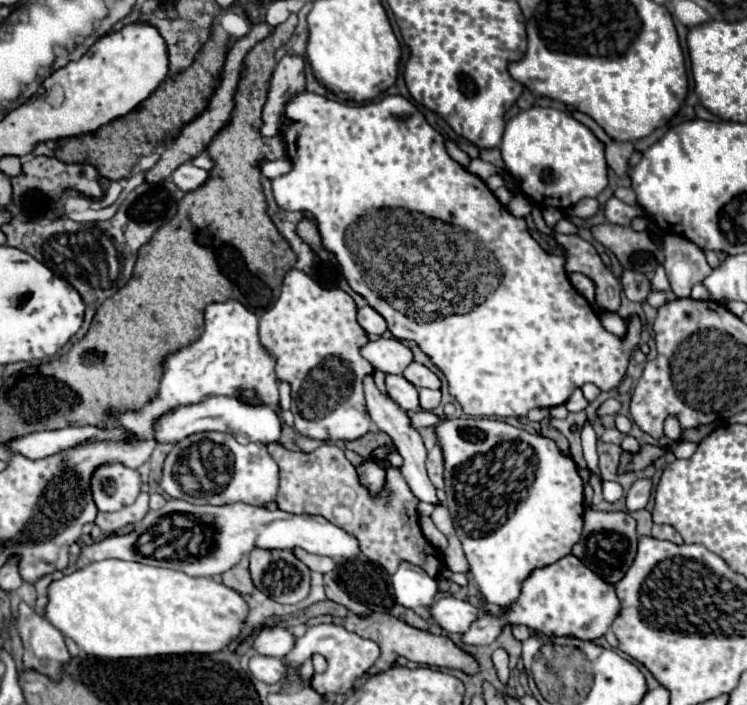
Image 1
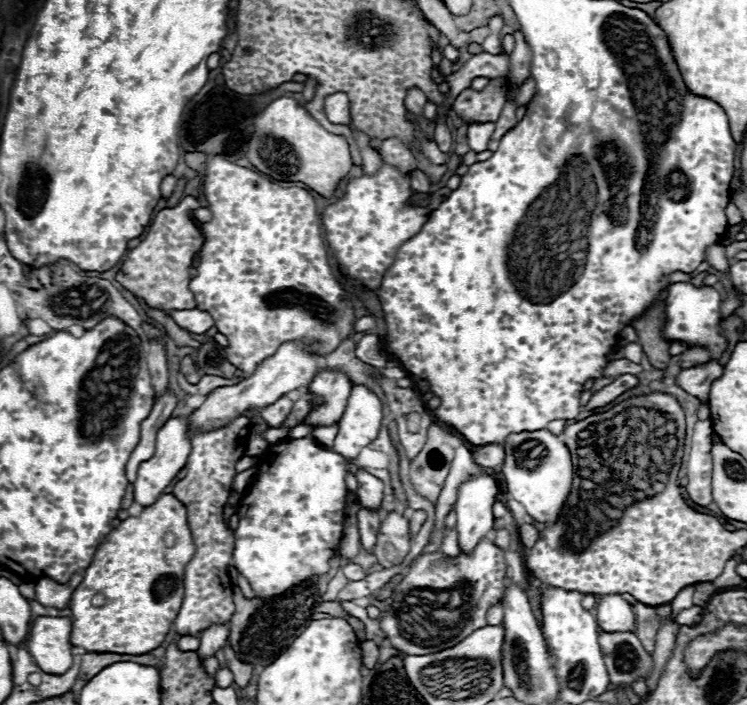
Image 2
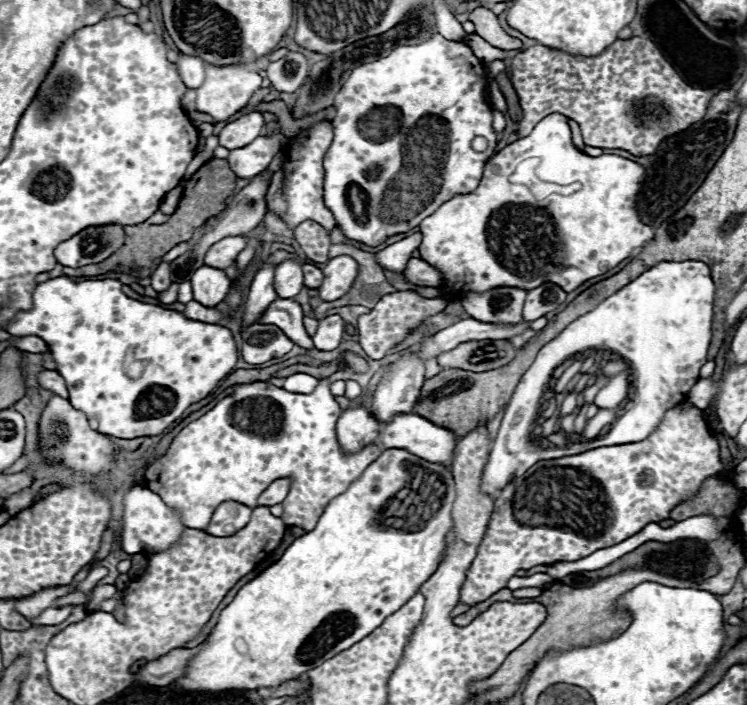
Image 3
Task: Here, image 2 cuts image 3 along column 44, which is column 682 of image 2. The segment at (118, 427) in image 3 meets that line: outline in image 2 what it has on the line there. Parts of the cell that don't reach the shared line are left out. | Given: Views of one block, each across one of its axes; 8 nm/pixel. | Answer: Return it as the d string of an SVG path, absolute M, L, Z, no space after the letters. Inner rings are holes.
M676 282L670 286L666 296L666 324L664 338L674 342L686 342L690 348L702 346L710 350L710 360L718 360L722 352L728 348L728 340L722 332L722 316L720 316L720 296L712 286L694 286L690 282Z

